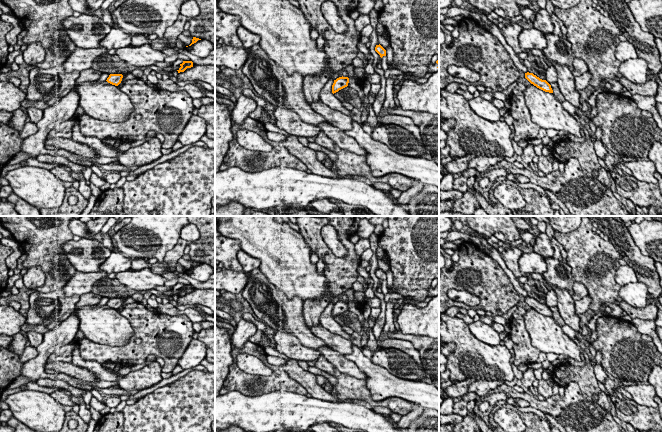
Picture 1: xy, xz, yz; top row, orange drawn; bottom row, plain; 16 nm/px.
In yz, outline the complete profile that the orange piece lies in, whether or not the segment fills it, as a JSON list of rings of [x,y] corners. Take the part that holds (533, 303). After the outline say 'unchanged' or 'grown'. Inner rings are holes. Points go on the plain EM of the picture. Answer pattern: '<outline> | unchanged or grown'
[[[525,297],[525,302],[534,310],[536,310],[537,312],[545,315],[545,316],[549,316],[549,317],[553,317],[553,314],[551,312],[551,309],[546,305],[546,304],[542,304],[539,301],[537,301],[536,299],[534,299],[533,297]]] | unchanged

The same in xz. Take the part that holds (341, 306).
[[[339,301],[336,304],[334,304],[334,307],[332,309],[332,317],[336,317],[339,314],[345,312],[348,310],[349,302],[348,301]]] | unchanged

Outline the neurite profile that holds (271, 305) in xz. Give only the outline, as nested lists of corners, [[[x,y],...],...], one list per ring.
[[[259,268],[252,270],[251,276],[245,288],[242,290],[243,298],[250,304],[257,318],[269,327],[278,330],[285,330],[299,339],[300,343],[308,348],[318,349],[328,347],[321,339],[315,336],[305,325],[302,316],[303,301],[299,297],[289,299],[284,292],[271,284]]]

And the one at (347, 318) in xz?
[[[348,310],[334,317],[334,320],[338,322],[341,326],[350,327],[354,332],[363,331],[363,326],[360,323],[358,316]]]

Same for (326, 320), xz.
[[[329,303],[328,306],[324,309],[322,314],[320,315],[319,322],[320,325],[331,333],[337,334],[352,341],[354,338],[352,335],[347,334],[343,329],[342,326],[334,320],[332,317],[332,309],[334,307],[334,303]]]

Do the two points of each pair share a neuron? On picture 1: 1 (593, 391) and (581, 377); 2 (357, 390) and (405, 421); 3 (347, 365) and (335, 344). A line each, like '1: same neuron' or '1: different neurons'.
1: same neuron
2: different neurons
3: different neurons

